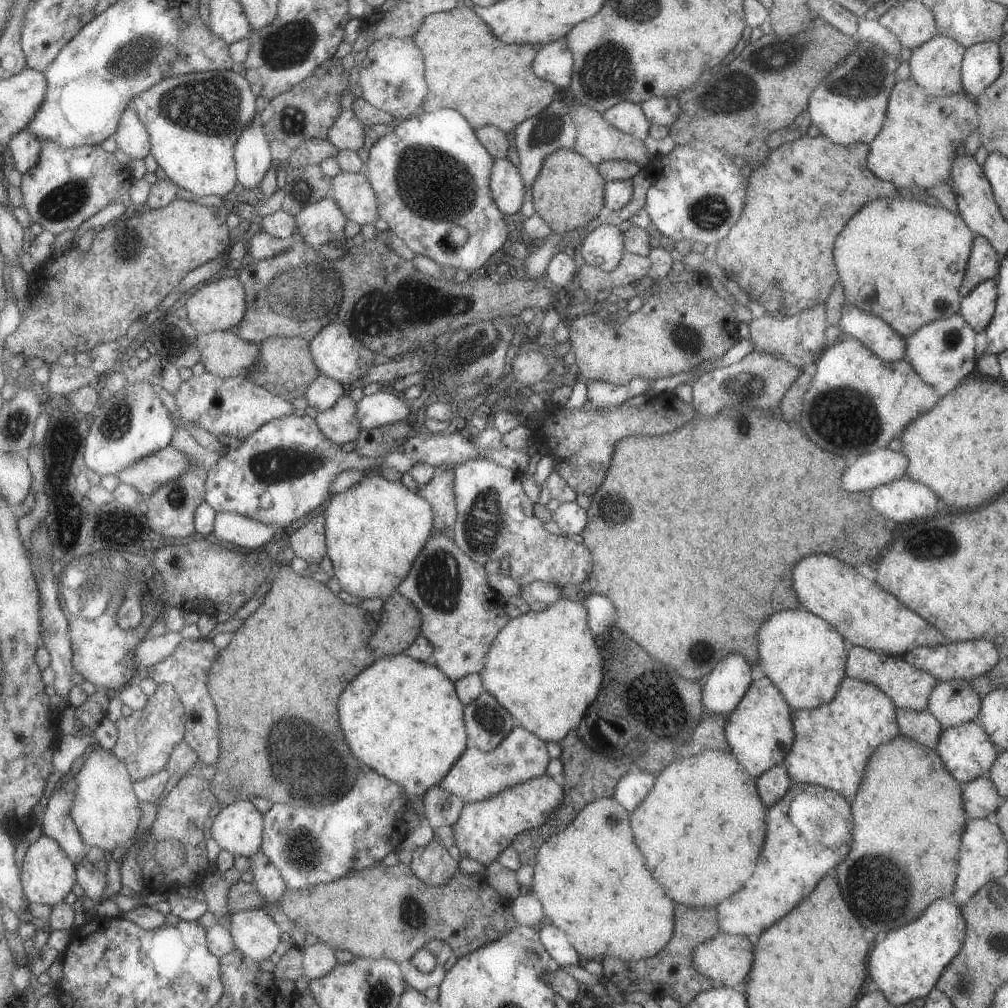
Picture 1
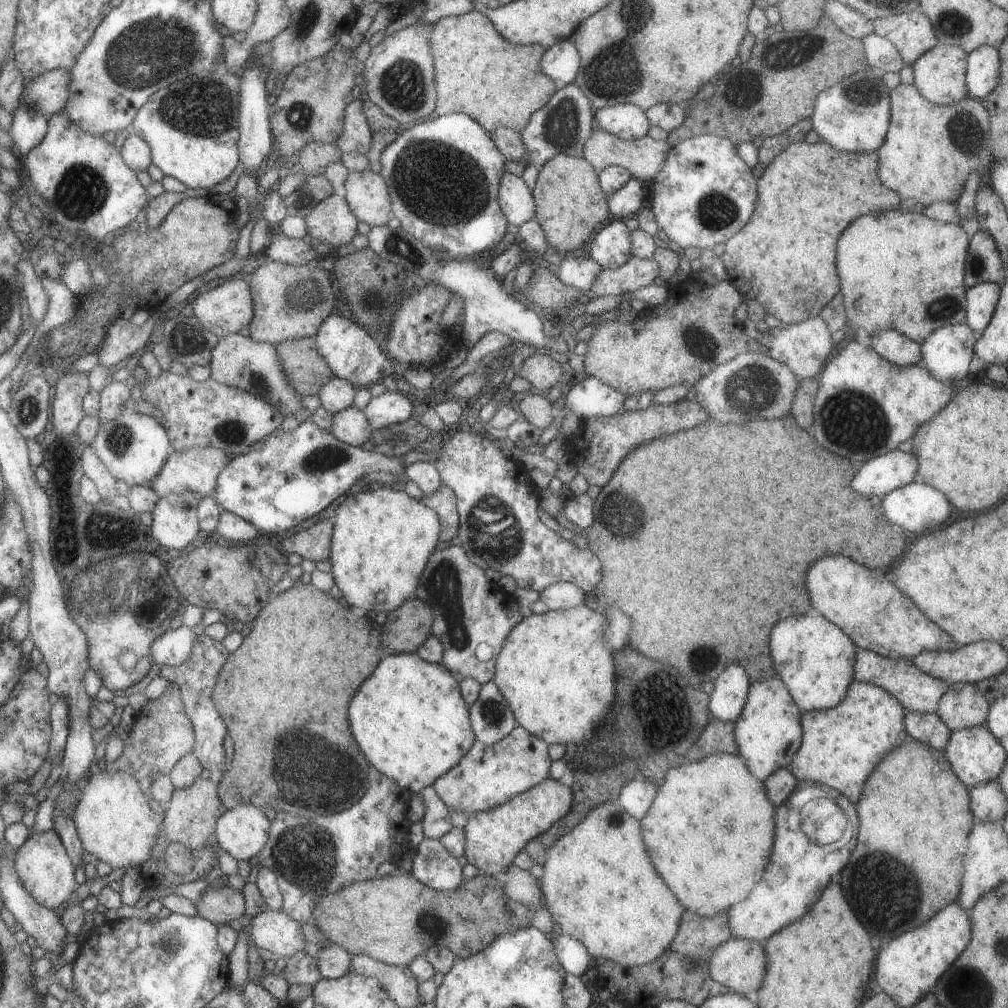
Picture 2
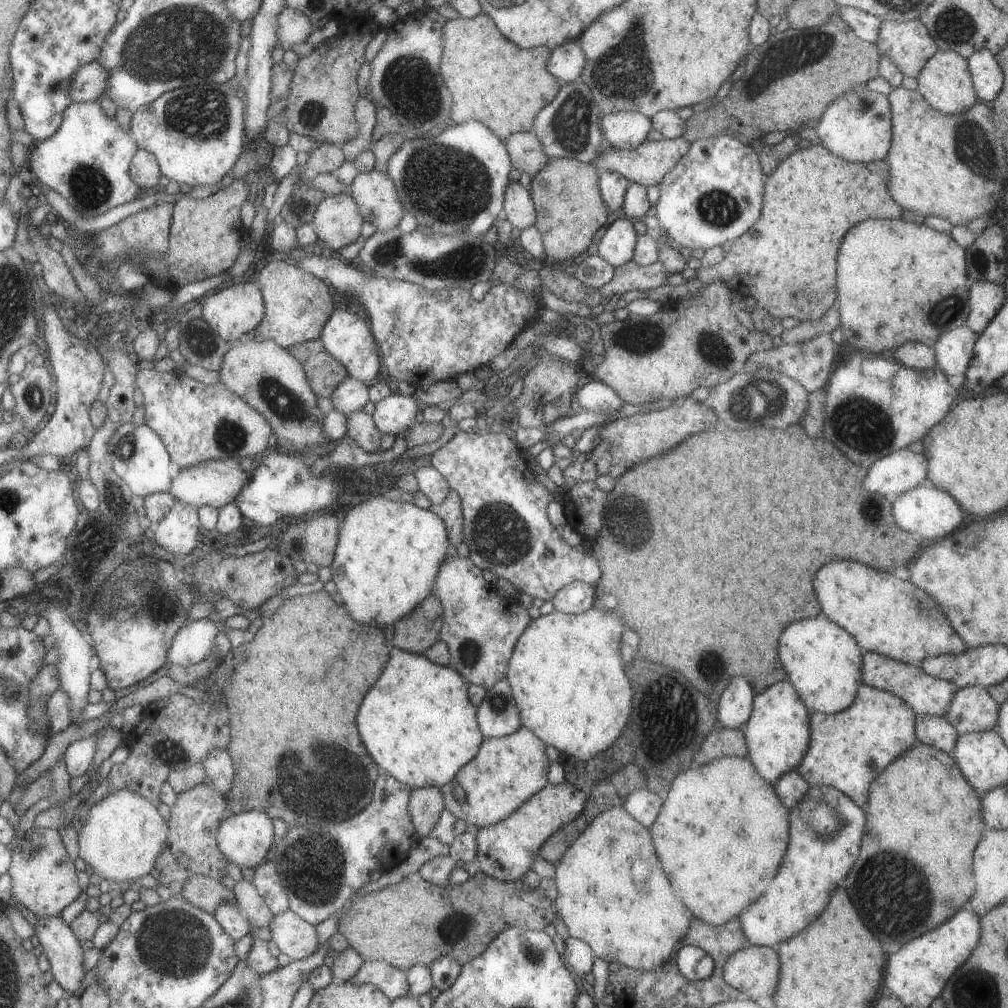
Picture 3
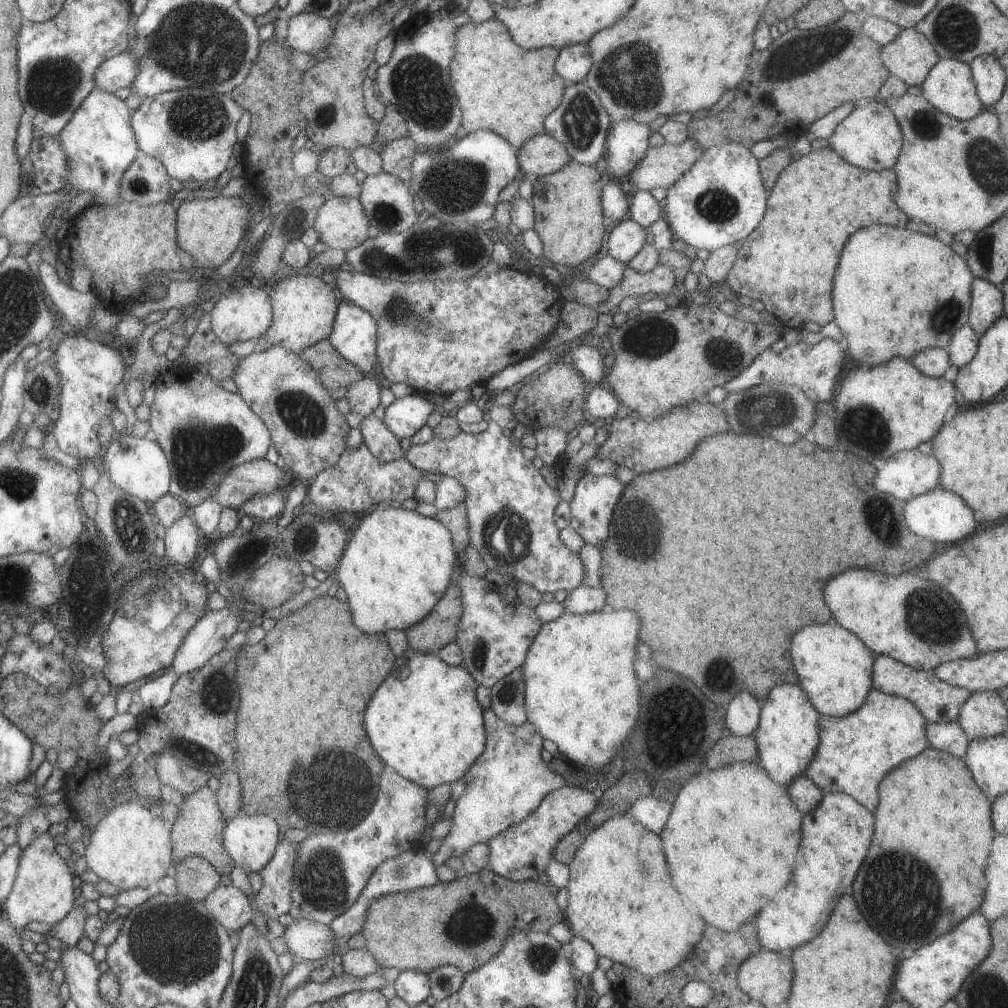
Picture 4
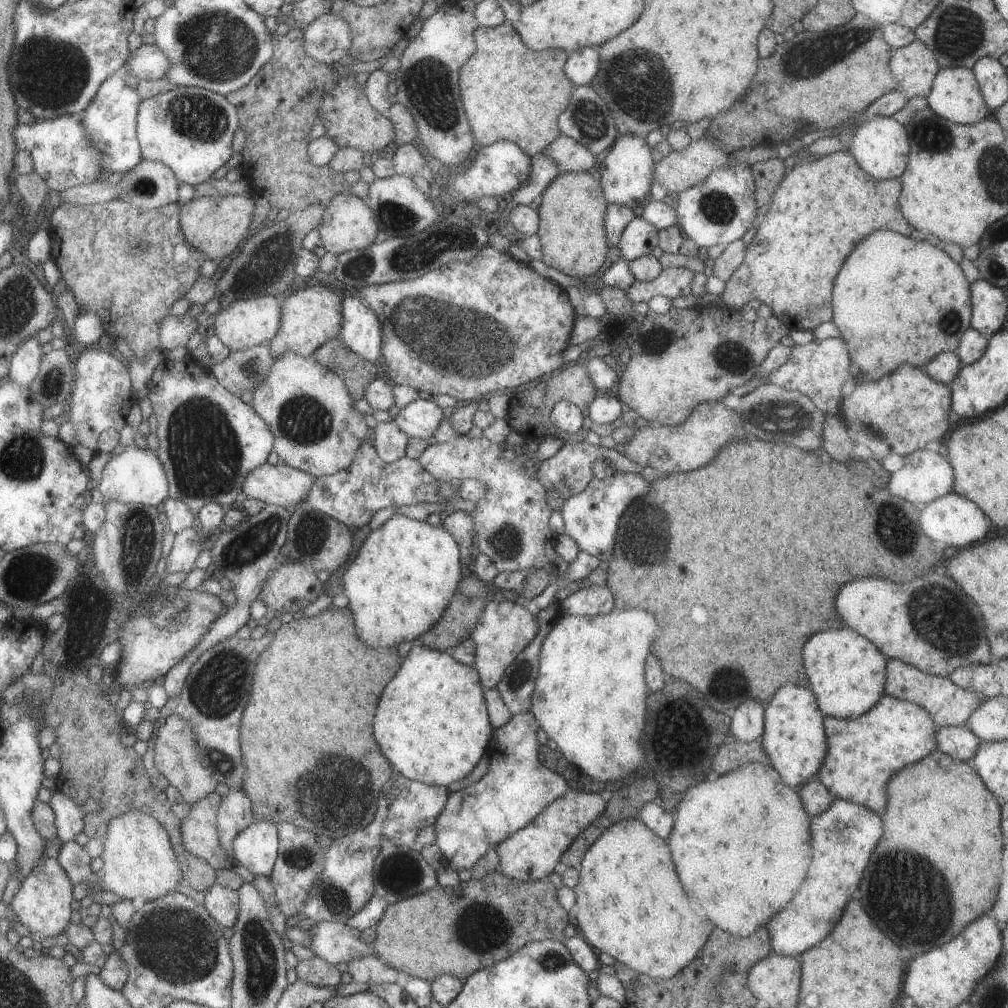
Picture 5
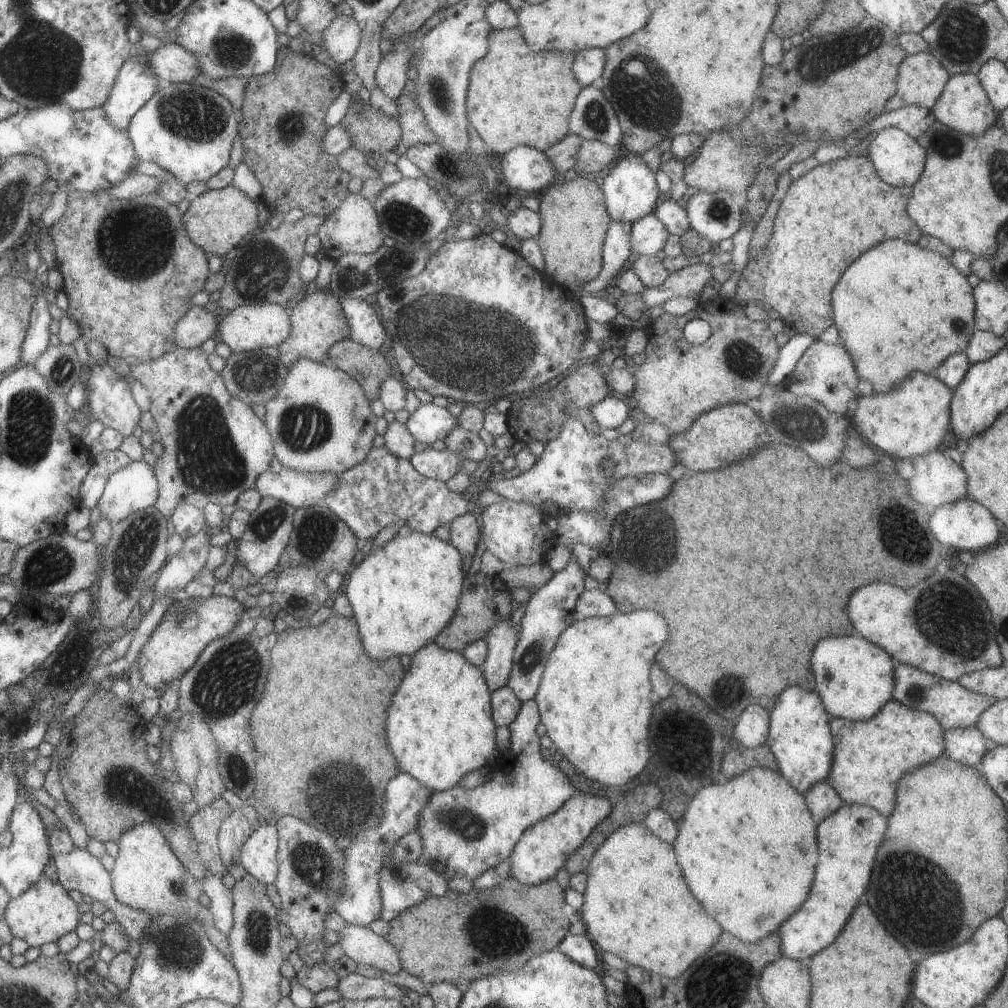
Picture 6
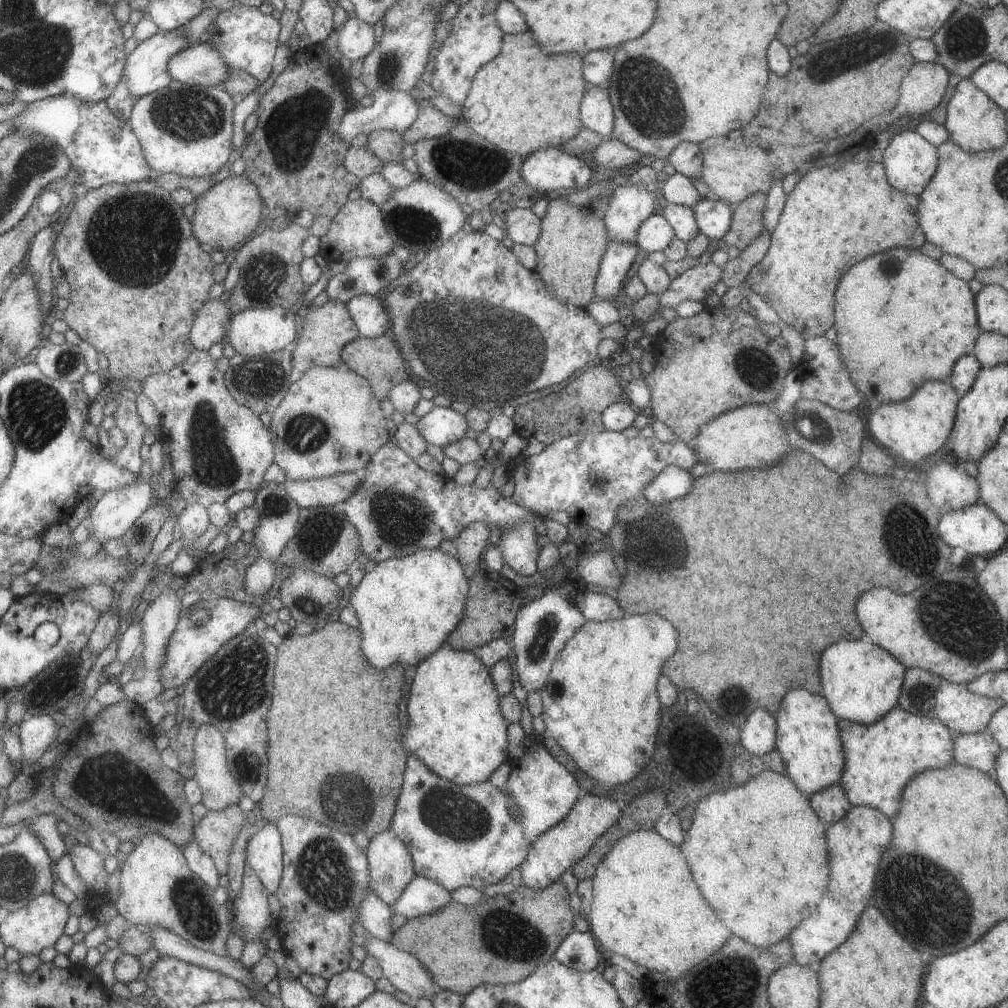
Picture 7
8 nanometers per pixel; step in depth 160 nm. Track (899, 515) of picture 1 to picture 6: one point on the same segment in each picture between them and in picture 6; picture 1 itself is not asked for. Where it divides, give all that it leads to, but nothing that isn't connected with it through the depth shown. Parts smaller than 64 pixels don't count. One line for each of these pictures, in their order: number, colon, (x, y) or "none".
2: (916, 507)
3: (930, 512)
4: (939, 515)
5: (952, 521)
6: (964, 524)

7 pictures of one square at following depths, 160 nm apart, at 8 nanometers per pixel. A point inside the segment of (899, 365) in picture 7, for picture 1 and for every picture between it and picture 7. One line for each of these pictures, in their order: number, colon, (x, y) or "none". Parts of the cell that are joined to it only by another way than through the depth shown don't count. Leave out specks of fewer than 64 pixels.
1: (903, 262)
2: (902, 271)
3: (896, 282)
4: (881, 315)
5: (896, 300)
6: (898, 309)

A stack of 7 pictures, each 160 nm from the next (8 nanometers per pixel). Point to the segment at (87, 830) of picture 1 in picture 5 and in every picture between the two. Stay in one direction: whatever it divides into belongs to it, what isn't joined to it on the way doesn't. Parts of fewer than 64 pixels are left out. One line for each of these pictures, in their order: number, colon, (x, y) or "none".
2: (112, 819)
3: (123, 834)
4: (129, 847)
5: (139, 865)

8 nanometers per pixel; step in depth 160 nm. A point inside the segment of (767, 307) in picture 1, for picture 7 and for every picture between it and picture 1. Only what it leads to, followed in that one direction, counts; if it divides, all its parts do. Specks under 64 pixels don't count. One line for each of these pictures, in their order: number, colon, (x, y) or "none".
2: (784, 258)
3: (786, 261)
4: (787, 262)
5: (821, 209)
6: (827, 217)
7: (834, 216)

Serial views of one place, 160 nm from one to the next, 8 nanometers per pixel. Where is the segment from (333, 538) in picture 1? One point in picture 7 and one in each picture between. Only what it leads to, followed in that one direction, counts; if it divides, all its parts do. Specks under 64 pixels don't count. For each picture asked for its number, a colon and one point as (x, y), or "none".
2: (381, 539)
3: (387, 554)
4: (397, 564)
5: (405, 573)
6: (403, 594)
7: (407, 607)

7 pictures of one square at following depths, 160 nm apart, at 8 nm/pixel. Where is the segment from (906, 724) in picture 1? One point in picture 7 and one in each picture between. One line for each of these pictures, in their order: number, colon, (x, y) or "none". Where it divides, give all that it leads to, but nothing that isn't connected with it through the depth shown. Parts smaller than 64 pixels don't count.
2: (928, 728)
3: (938, 732)
4: (949, 737)
5: (959, 743)
6: (967, 745)
7: (976, 750)

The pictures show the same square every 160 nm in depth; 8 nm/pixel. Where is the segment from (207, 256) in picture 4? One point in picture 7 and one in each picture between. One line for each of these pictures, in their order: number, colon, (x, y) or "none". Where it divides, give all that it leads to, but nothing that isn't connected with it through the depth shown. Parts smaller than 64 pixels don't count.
5: (216, 226)
6: (216, 221)
7: (225, 214)

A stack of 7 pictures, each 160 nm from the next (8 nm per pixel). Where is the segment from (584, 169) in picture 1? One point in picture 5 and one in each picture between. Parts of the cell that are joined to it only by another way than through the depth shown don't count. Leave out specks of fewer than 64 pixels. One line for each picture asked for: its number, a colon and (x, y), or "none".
2: (569, 203)
3: (569, 209)
4: (569, 221)
5: (571, 214)

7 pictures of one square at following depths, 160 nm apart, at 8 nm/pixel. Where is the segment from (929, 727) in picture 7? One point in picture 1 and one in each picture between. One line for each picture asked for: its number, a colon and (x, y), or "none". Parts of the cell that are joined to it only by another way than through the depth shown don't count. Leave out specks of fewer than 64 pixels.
1: (832, 744)
2: (840, 746)
3: (847, 749)
4: (855, 751)
5: (862, 754)
6: (869, 756)

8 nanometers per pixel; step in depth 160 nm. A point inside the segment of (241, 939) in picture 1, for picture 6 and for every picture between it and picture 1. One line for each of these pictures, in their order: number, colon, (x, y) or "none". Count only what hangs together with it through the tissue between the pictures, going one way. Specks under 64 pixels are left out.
2: (272, 930)
3: (297, 939)
4: (306, 940)
5: (334, 942)
6: (362, 945)

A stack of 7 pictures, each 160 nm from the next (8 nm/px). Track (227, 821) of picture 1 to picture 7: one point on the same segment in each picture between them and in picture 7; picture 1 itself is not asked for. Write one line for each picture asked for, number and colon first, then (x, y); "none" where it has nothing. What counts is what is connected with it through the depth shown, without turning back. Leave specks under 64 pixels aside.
2: (242, 831)
3: (243, 838)
4: (250, 840)
5: (256, 846)
6: (258, 854)
7: (264, 849)

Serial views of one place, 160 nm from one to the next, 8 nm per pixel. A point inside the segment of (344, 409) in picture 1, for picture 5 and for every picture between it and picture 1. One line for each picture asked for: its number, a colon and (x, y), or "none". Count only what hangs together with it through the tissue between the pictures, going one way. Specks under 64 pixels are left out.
2: (349, 425)
3: (360, 427)
4: (384, 445)
5: (390, 442)

